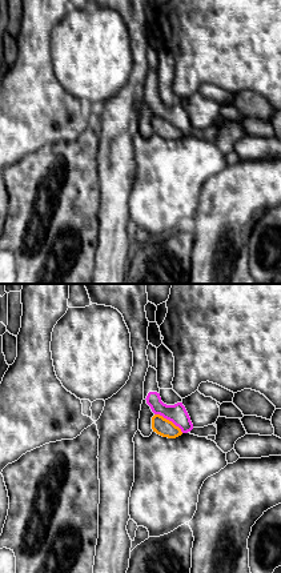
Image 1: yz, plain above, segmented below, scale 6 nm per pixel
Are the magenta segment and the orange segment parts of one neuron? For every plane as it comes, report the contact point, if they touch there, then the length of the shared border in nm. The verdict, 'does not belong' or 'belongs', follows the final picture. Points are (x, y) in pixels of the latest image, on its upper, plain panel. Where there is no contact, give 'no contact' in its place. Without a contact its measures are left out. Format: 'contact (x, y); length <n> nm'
contact (169, 121); length 200 nm

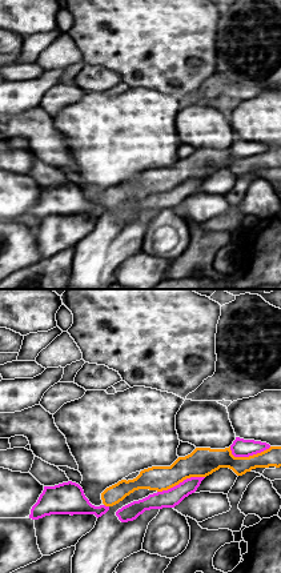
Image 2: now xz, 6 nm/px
contact (180, 184); length 300 nm

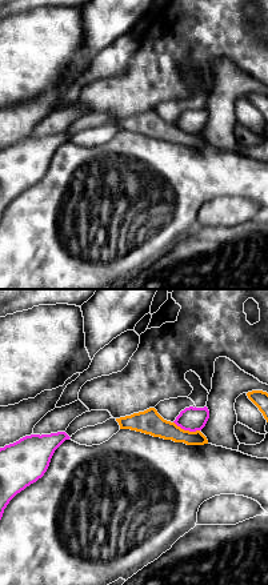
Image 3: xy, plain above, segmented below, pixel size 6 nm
contact (187, 131); length 170 nm

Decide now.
does not belong

